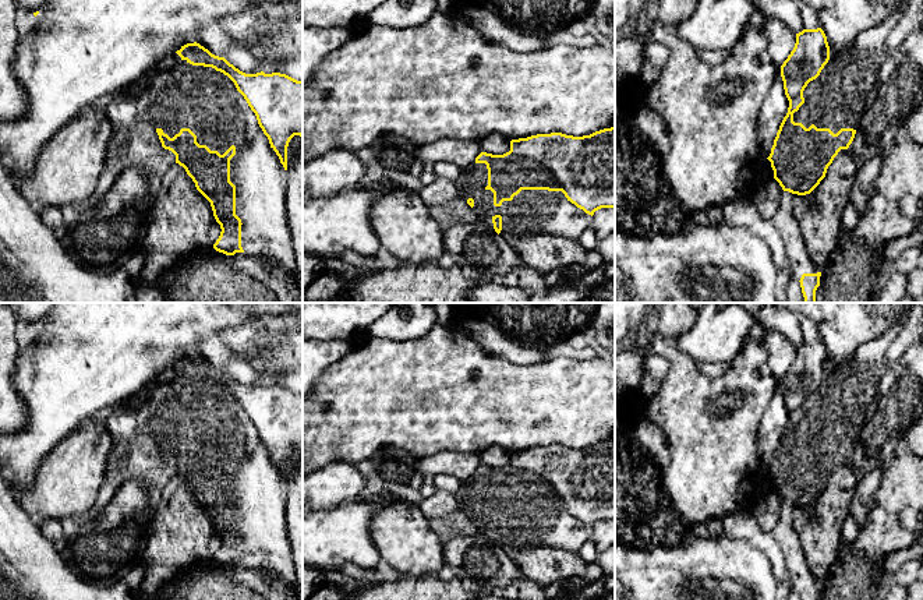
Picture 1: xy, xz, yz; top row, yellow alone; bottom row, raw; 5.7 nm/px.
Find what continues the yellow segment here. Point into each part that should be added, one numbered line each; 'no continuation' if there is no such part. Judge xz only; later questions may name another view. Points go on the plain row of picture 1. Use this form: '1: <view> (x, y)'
no continuation

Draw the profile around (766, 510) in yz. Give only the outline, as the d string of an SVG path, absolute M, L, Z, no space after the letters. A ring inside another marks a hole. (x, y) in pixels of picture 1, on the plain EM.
M771 490L750 502L750 512L763 530L772 532L779 522L782 505L779 495Z

